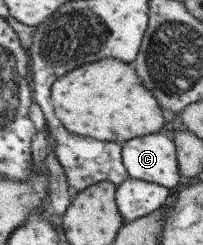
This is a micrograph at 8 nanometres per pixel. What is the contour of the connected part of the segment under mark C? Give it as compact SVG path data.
M154 133L133 138L122 144L123 163L131 178L155 182L173 188L179 182L173 142L163 134Z

